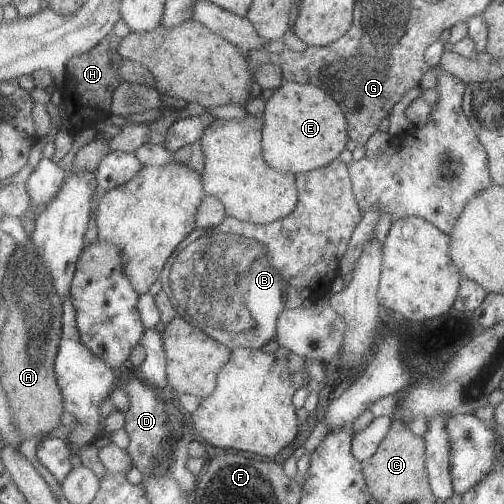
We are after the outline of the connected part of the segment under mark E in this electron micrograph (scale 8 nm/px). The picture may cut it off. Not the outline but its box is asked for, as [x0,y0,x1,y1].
[264,81,348,174]

